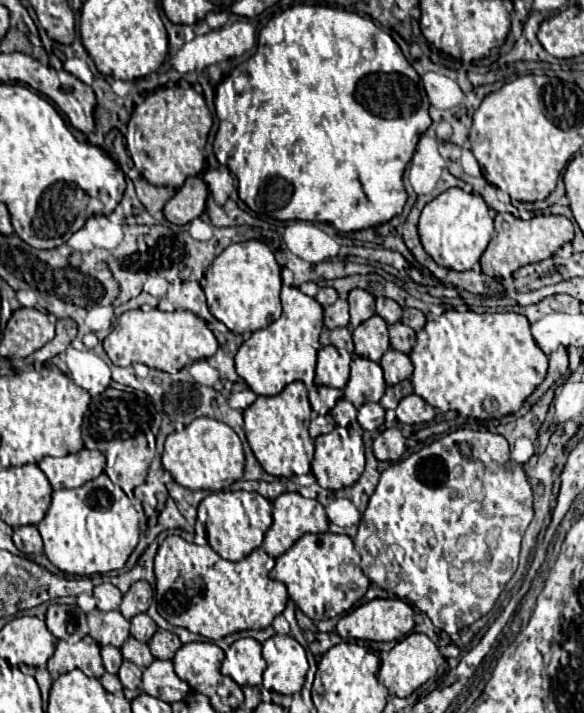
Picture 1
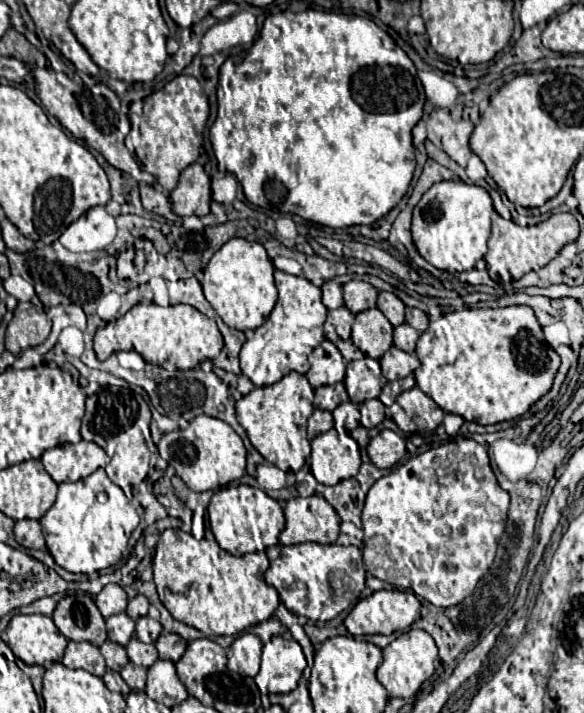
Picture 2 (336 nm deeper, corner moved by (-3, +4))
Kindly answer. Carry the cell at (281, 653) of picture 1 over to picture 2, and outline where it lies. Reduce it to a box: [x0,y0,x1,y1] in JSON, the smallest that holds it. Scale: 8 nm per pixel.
[254,636,306,694]

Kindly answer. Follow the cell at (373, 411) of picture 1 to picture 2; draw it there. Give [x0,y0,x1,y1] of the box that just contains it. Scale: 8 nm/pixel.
[359,399,386,428]

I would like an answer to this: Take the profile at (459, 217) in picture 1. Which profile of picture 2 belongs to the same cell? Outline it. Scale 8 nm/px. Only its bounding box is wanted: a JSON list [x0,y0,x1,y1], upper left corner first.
[412,180,492,272]

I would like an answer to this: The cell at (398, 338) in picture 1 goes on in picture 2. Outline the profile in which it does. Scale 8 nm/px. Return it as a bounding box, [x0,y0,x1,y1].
[394,324,420,354]

